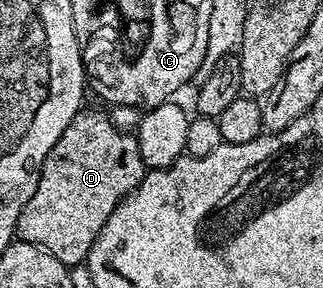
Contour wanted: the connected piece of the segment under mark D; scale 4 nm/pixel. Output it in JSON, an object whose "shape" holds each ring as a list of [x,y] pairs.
{"shape":[[[79,110],[56,142],[52,146],[52,150],[48,154],[48,158],[42,167],[42,177],[38,179],[36,190],[32,194],[32,198],[24,206],[24,210],[18,219],[18,227],[16,229],[17,235],[25,240],[28,244],[35,244],[37,248],[43,248],[46,252],[57,258],[62,264],[67,266],[81,265],[85,261],[86,255],[89,252],[91,242],[97,236],[97,232],[102,228],[107,217],[110,216],[112,210],[118,205],[119,201],[123,199],[141,182],[143,176],[146,175],[148,169],[144,161],[140,158],[140,150],[138,149],[137,139],[129,131],[122,131],[113,124],[111,117],[106,112],[86,112],[87,110]]]}

